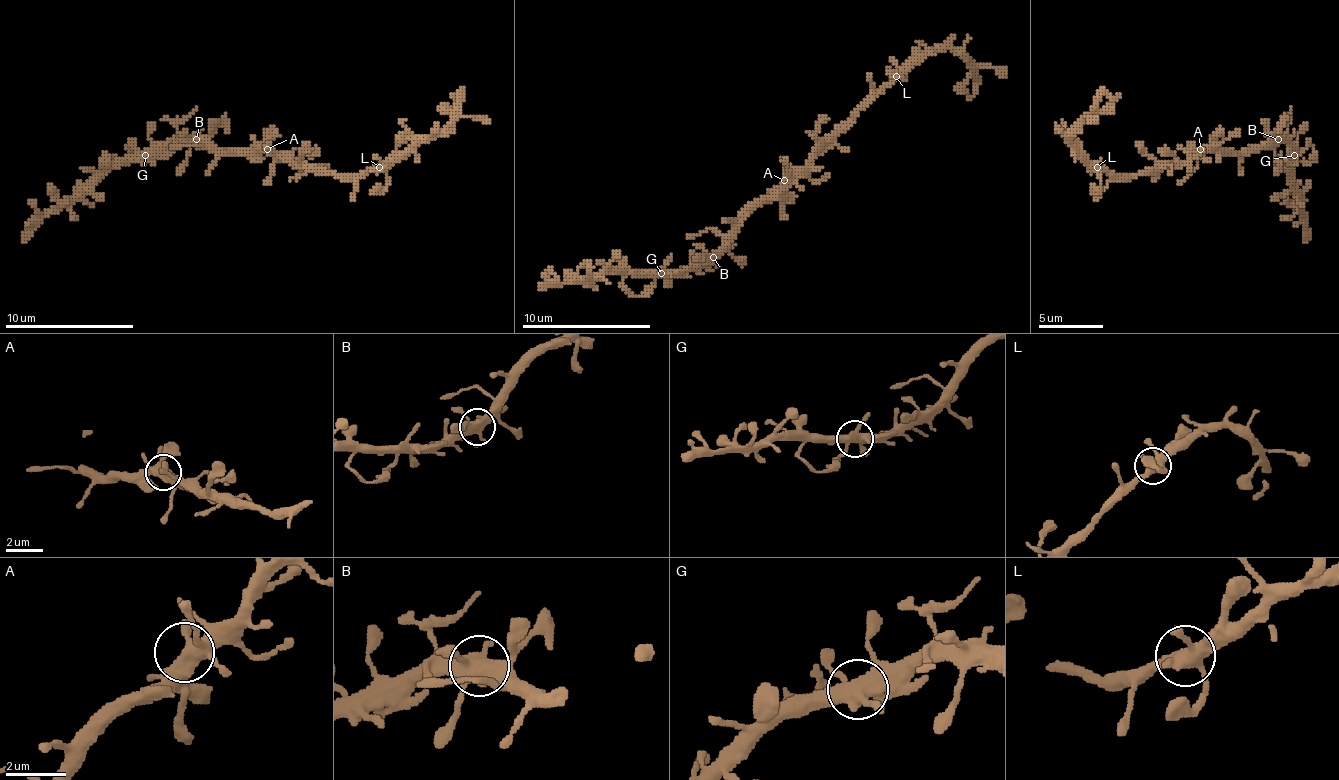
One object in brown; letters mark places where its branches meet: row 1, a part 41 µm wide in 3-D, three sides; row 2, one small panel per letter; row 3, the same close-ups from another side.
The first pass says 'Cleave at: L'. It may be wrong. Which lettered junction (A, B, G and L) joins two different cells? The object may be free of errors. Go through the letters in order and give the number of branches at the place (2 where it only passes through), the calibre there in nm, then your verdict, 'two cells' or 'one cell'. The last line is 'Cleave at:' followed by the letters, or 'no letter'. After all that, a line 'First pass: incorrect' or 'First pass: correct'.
A: 5 | 420 nm | one cell
B: 4 | 440 nm | one cell
G: 4 | 440 nm | one cell
L: 4 | 480 nm | one cell
Cleave at: no letter
First pass: incorrect

